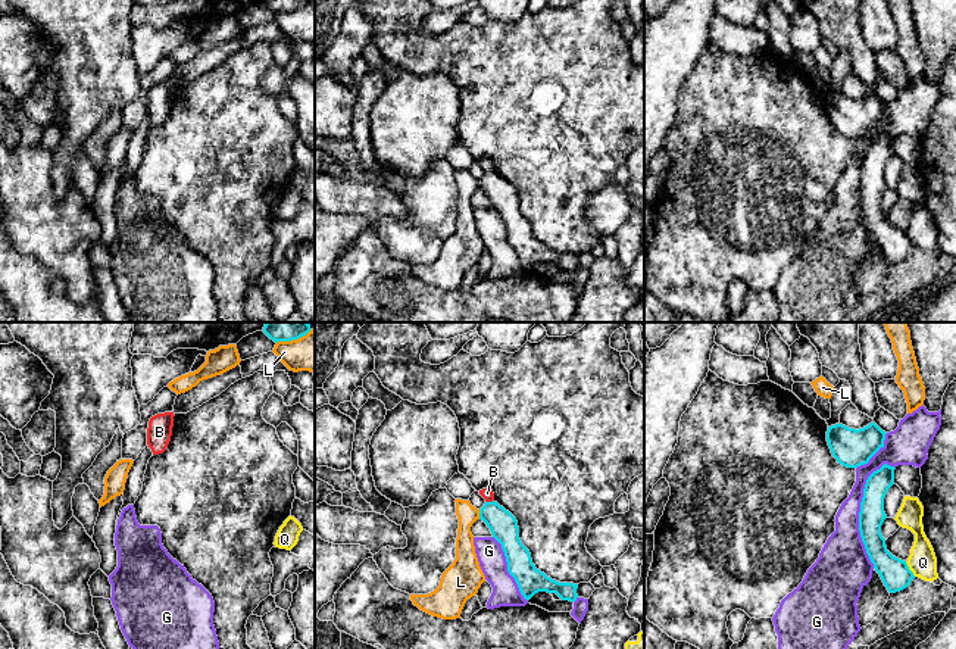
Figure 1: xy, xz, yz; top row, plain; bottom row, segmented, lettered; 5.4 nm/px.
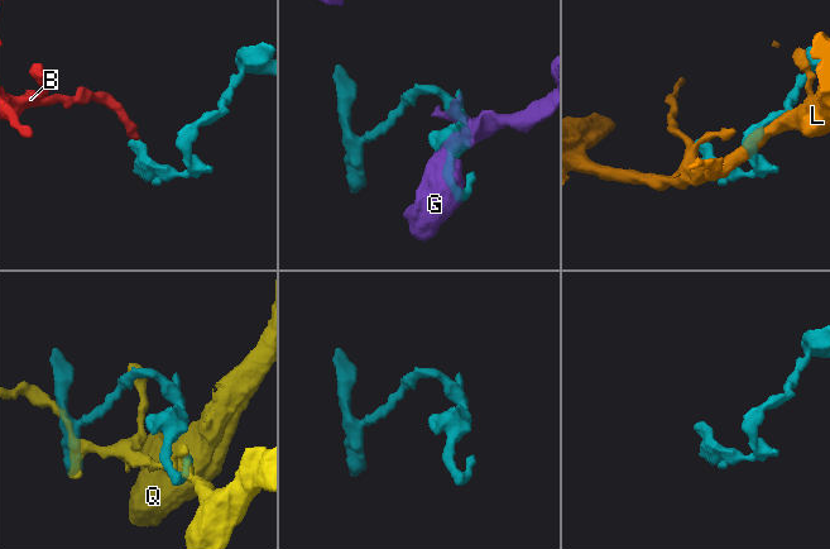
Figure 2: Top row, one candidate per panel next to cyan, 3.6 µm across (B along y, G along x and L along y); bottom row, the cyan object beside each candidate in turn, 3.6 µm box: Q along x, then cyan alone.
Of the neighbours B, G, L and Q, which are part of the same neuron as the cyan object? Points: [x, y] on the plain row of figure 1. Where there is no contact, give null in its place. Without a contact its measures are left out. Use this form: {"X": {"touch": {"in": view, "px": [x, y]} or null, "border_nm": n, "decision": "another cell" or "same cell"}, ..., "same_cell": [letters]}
{"B": {"touch": {"in": "xz", "px": [489, 172]}, "border_nm": 50, "decision": "another cell"}, "G": {"touch": {"in": "yz", "px": [859, 184]}, "border_nm": 600, "decision": "another cell"}, "L": {"touch": {"in": "xz", "px": [480, 184]}, "border_nm": 60, "decision": "another cell"}, "Q": {"touch": {"in": "yz", "px": [908, 239]}, "border_nm": 110, "decision": "another cell"}, "same_cell": []}

